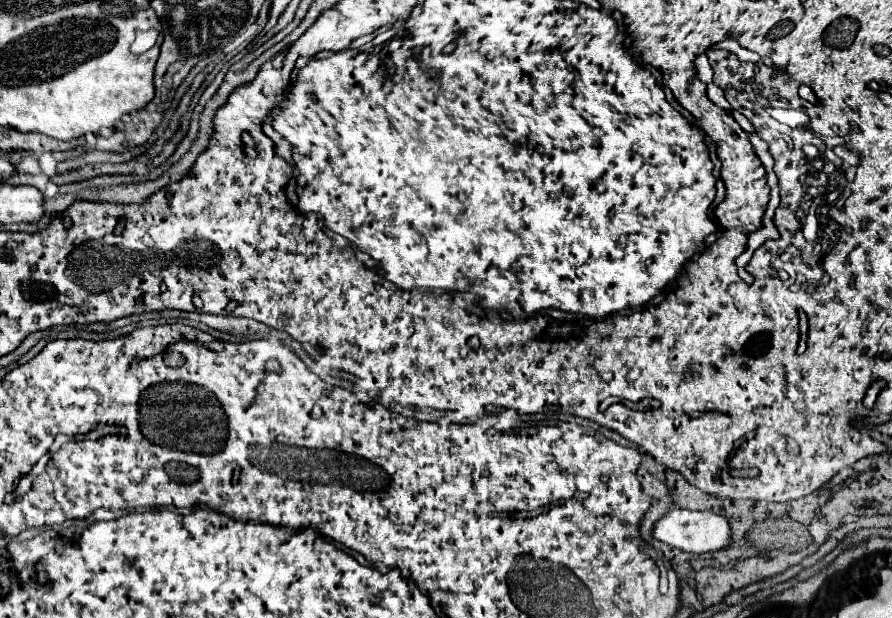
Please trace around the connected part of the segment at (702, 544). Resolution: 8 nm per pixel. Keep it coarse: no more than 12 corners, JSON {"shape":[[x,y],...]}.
{"shape":[[673,508],[653,534],[691,554],[731,546],[727,518]]}

